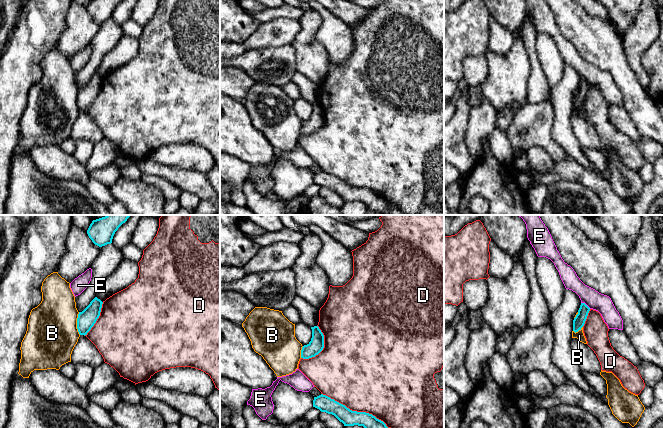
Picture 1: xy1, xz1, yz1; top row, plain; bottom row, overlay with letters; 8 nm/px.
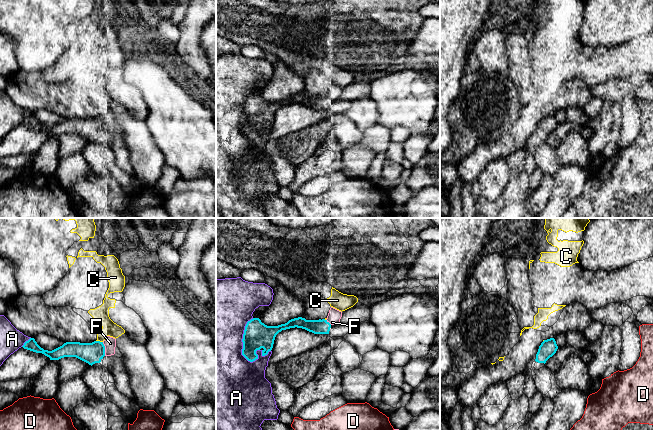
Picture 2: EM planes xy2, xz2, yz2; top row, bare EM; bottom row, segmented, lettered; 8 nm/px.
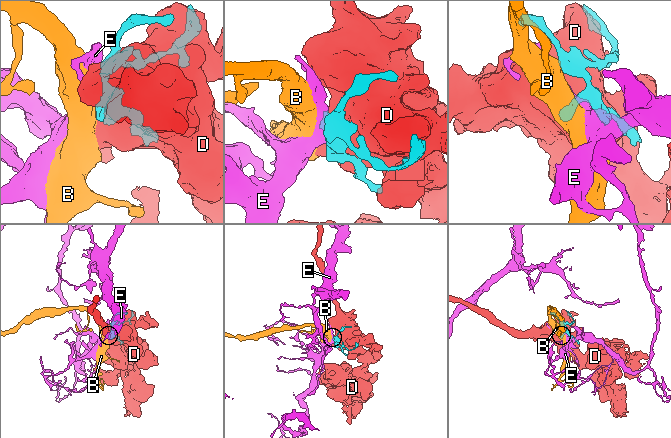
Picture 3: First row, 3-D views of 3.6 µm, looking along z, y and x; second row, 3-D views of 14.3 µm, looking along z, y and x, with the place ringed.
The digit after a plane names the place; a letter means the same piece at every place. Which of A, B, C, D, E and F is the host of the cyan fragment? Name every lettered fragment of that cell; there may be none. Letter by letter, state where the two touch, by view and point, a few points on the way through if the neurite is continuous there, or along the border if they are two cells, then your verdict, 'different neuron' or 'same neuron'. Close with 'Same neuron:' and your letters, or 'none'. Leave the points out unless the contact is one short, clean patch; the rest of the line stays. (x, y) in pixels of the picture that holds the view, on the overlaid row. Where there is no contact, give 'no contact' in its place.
A: xz2 (242, 339) | along xz2 (253, 318), (247, 322), (242, 339), (242, 354), (250, 362) | different neuron
B: xy1 (77, 323) | along xy1 (78, 312), (77, 331), (80, 334) | different neuron
C: xy2 (99, 341) | different neuron
D: xz1 (355, 411) | different neuron
E: yz1 (585, 304) | along yz1 (581, 302), (584, 302), (590, 308) | different neuron
F: xy2 (104, 349) | same neuron
Same neuron: F

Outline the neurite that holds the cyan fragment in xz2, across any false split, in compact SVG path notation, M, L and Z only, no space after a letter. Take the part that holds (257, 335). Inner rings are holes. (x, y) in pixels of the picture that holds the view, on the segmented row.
M331 307L327 319L306 320L298 317L278 326L267 326L259 318L247 322L243 334L242 355L250 362L258 359L257 350L262 350L262 356L272 350L276 335L282 330L302 328L314 334L329 334L332 325L340 322L342 312Z

